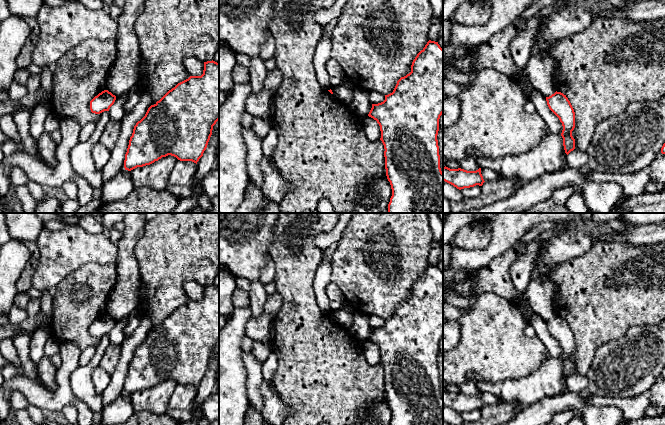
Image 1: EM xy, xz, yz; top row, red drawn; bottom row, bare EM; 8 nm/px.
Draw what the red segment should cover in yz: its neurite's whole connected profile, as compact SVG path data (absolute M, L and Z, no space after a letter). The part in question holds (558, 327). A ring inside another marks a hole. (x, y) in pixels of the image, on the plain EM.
M555 316L549 321L546 321L549 333L559 342L562 347L563 354L561 360L563 362L563 370L565 377L568 379L575 373L575 363L572 360L572 355L575 352L575 336L566 321L561 316Z

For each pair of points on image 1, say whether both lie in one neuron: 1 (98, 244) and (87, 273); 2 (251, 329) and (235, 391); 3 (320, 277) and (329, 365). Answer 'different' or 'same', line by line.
1: different
2: different
3: different

